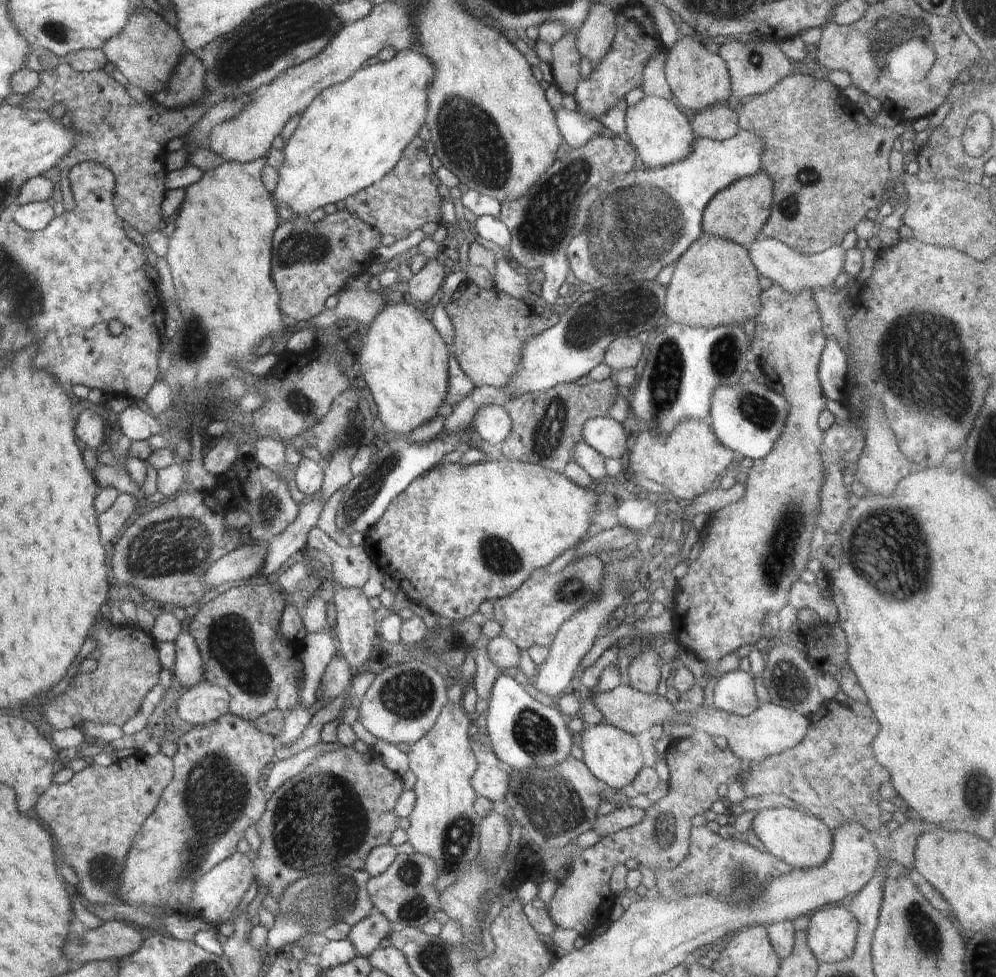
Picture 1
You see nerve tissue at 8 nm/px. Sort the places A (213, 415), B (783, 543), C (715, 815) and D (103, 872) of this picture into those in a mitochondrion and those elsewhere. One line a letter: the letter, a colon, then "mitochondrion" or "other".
A: other
B: mitochondrion
C: other
D: mitochondrion

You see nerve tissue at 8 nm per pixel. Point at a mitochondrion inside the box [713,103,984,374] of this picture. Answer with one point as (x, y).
(805, 179)

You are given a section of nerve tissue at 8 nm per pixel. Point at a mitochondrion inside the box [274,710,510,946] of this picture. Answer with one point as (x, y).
(318, 900)

